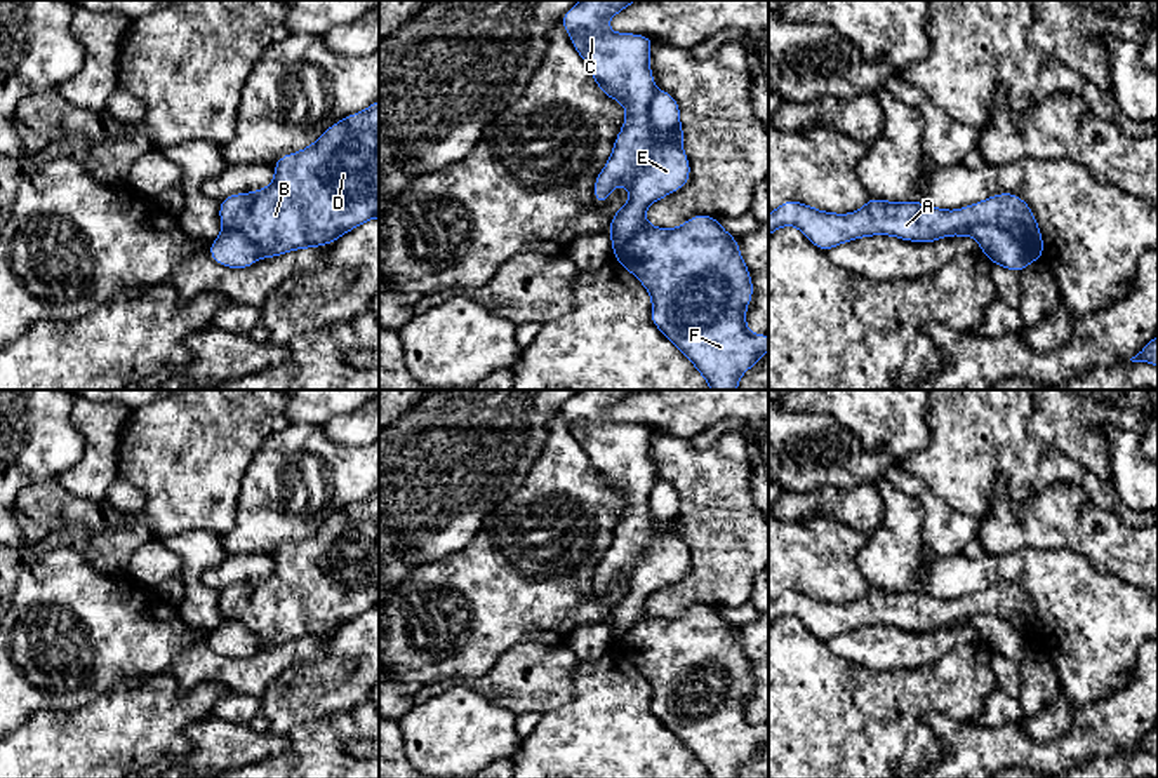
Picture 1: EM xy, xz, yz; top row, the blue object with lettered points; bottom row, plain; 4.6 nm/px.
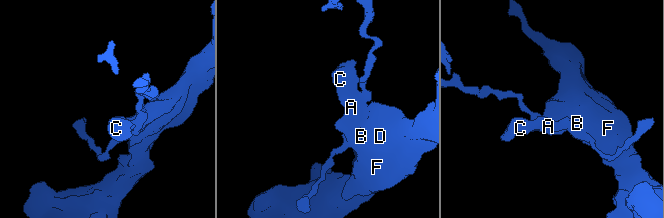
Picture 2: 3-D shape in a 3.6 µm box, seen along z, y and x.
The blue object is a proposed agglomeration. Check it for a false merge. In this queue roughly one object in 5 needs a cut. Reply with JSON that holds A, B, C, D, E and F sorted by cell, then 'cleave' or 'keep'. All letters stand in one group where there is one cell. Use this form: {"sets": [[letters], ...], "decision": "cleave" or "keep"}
{"sets": [["A", "B", "C", "D", "F"], ["E"]], "decision": "cleave"}

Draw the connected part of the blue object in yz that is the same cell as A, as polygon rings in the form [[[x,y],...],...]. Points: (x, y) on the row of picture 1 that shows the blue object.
[[[996,193],[956,211],[939,209],[925,202],[888,202],[869,197],[864,207],[850,214],[824,212],[796,200],[786,200],[769,214],[769,237],[788,225],[796,226],[810,244],[824,252],[861,237],[890,235],[916,244],[939,242],[965,226],[993,225],[1014,235],[1028,249],[1031,261],[1043,261],[1043,237],[1036,218],[1031,207],[1015,193]]]

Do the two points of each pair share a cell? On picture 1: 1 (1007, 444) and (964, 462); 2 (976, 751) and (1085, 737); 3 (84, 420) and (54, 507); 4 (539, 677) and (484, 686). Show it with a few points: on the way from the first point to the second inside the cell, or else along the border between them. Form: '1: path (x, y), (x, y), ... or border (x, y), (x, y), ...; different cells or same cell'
1: path (997, 444), (981, 444), (974, 451); same cell
2: path (1004, 737), (1011, 737), (1024, 751), (1058, 751); same cell
3: path (94, 441), (94, 467), (75, 486); same cell
4: path (525, 681), (498, 684); same cell

